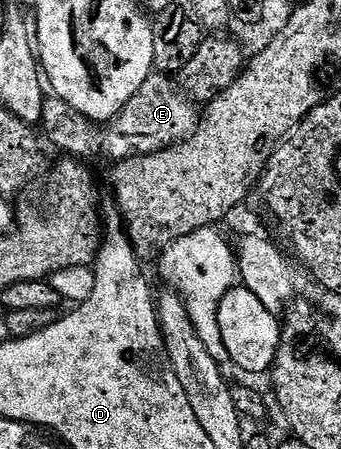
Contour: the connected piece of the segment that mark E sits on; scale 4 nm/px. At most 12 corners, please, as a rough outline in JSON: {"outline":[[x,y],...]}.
{"outline":[[153,72],[103,123],[46,97],[44,139],[73,158],[162,152],[200,111]]}

